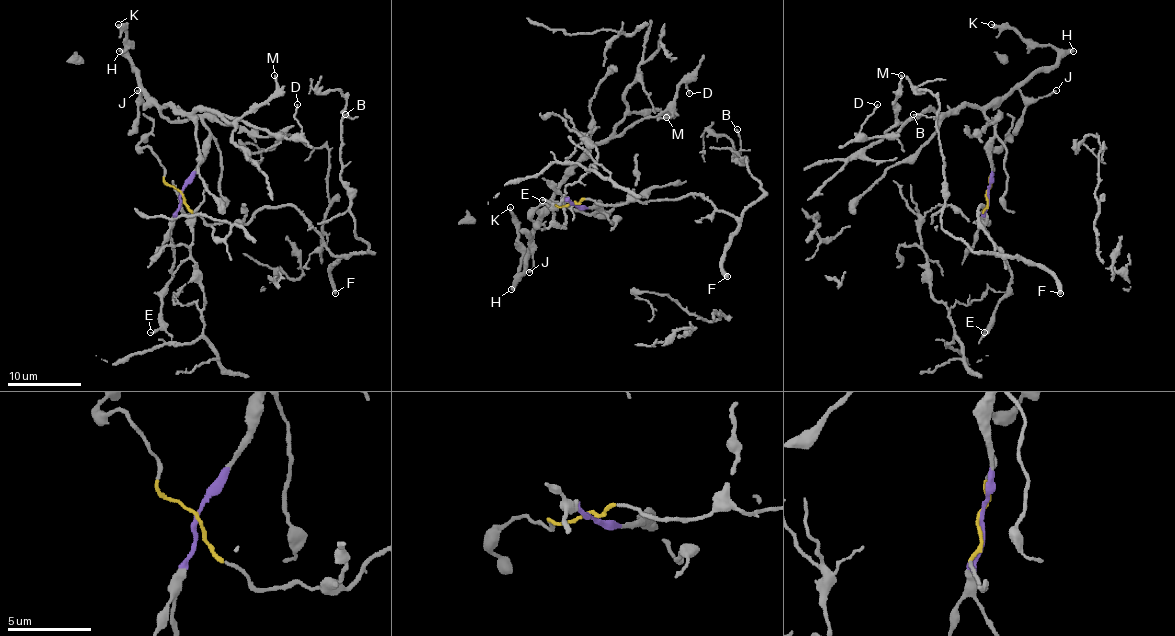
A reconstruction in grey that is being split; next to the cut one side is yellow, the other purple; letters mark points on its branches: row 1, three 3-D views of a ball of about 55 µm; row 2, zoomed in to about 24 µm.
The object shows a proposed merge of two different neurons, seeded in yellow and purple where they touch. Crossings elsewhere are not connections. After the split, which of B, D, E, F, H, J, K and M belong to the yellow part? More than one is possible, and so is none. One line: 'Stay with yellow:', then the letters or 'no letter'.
Stay with yellow: B, F

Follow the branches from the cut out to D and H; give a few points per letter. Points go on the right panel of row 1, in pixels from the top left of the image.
D: (987, 192), (998, 117), (989, 120), (967, 106), (930, 111), (868, 139), (860, 126), (877, 104)
H: (987, 192), (991, 181), (991, 142), (998, 117), (989, 120), (985, 113), (1040, 71), (1053, 67), (1074, 50)

